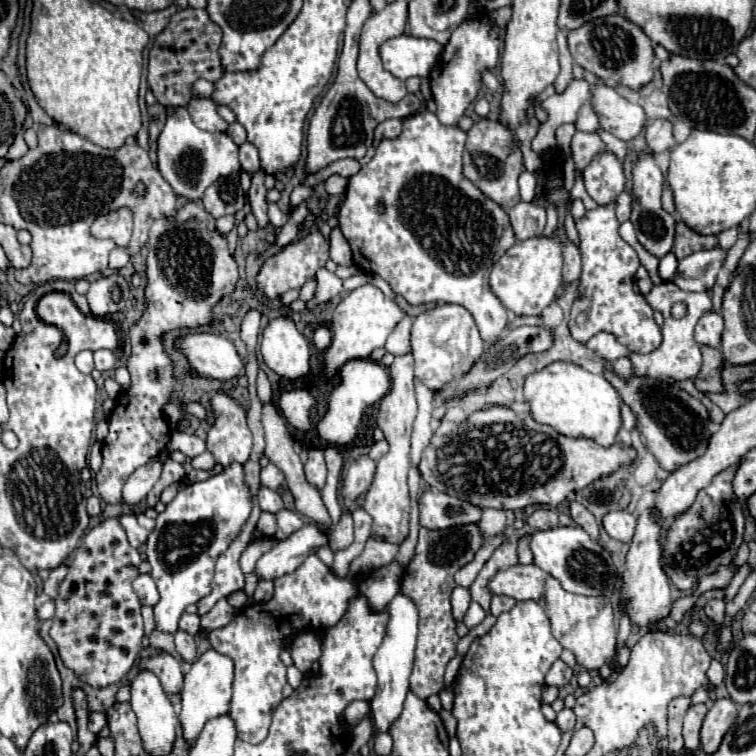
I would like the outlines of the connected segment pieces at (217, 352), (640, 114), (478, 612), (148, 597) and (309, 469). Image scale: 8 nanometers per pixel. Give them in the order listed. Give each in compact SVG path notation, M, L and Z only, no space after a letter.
M194 332L176 338L176 348L184 352L188 364L206 378L230 380L240 376L244 364L232 342L208 332Z
M598 84L590 90L590 102L600 126L620 140L638 136L646 122L646 114L638 104L630 104L606 84Z
M472 602L462 622L464 622L468 628L474 628L474 626L478 626L484 618L486 618L486 612L480 608L480 604L474 604L474 602Z
M140 574L136 580L134 580L134 592L138 594L138 598L140 598L140 602L142 604L148 604L148 606L154 606L156 602L158 602L158 588L156 588L156 584L154 584L154 580L152 580L152 576L150 574Z
M312 448L308 450L308 462L304 464L304 474L306 480L316 486L318 490L324 488L326 482L326 462L324 462L324 450Z

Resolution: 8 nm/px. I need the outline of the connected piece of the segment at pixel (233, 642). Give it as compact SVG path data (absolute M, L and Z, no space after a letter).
M310 554L294 572L274 580L274 596L268 602L260 604L260 612L256 612L256 606L242 608L240 612L236 612L230 624L210 632L210 646L216 652L230 656L230 660L234 660L234 694L232 694L232 704L230 704L230 718L234 720L240 740L250 742L250 744L262 742L268 734L272 712L282 702L282 688L286 684L286 666L280 660L281 649L278 649L276 630L284 636L281 640L284 642L290 639L292 634L298 634L302 628L308 628L308 630L330 628L344 616L348 602L356 596L358 596L358 588L354 582L346 578L336 578L332 570L324 566L316 554Z

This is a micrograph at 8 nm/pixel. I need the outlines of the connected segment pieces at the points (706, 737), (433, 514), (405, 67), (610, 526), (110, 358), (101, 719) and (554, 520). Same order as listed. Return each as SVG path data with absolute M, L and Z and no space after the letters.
M720 698L714 700L714 704L710 706L704 724L702 724L702 732L700 732L700 748L706 754L714 754L724 738L724 734L730 730L730 726L734 724L738 716L738 704L732 702L730 698Z
M426 490L418 498L418 510L420 510L420 526L428 530L480 522L482 514L482 510L472 506L470 502L436 490Z
M396 36L380 44L378 52L382 66L396 78L406 80L410 76L428 76L442 52L442 46L434 40Z
M626 510L608 512L602 518L602 526L610 538L620 540L620 542L630 542L634 536L634 528L636 528L636 516Z
M96 350L94 352L94 362L96 362L96 368L100 372L112 370L116 366L116 356L114 356L112 350Z
M92 712L88 718L88 728L92 734L98 734L106 726L106 714L104 712Z
M538 508L530 512L526 518L526 524L536 528L536 530L550 530L558 526L558 512L554 508Z

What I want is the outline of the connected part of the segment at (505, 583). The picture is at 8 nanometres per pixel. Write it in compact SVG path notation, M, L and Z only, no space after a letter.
M530 564L530 566L510 566L502 572L496 572L490 578L488 590L490 594L504 594L504 596L512 596L516 600L538 600L544 592L544 572Z

